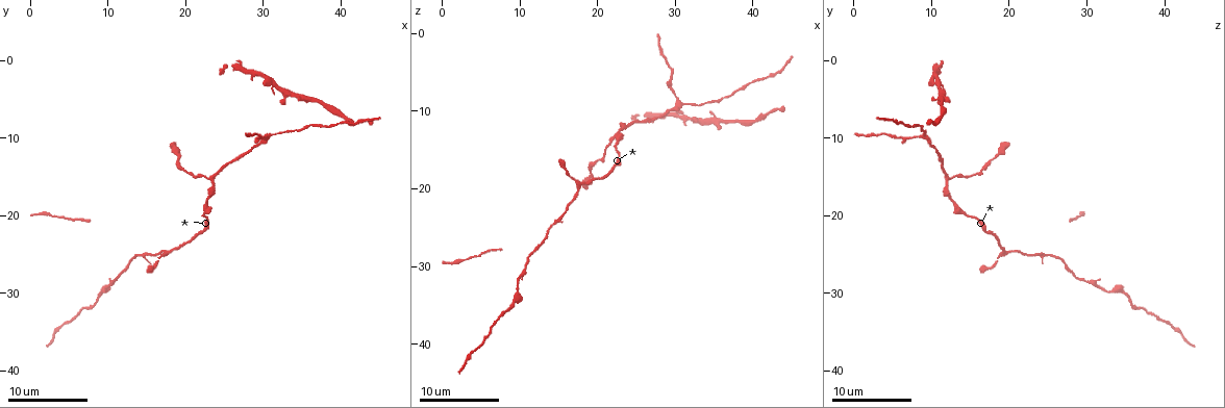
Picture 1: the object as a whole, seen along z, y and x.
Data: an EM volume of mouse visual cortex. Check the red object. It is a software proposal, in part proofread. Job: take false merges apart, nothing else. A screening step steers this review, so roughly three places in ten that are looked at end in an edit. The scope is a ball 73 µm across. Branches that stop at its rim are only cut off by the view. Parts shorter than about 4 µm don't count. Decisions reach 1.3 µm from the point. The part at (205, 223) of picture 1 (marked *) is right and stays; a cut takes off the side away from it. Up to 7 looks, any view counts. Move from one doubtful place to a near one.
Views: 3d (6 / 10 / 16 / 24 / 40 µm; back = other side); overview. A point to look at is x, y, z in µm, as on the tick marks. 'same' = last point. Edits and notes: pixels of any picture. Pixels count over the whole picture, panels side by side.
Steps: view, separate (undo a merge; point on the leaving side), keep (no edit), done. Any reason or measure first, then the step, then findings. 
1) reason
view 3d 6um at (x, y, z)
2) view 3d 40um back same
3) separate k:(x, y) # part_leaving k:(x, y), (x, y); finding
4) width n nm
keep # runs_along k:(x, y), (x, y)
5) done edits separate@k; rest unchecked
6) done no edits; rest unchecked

three-way junction
view 3d 16um at (17.5, 24.5, 19.0)

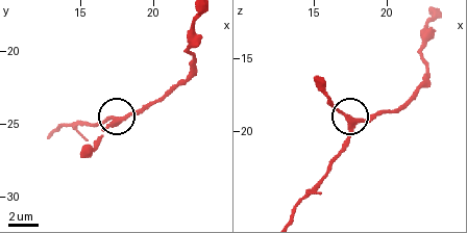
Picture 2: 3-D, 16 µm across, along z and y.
width 310 nm
keep # runs_along 2:(423, 78), (393, 110), (360, 119), (347, 118), (323, 94); one neuron here

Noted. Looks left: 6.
view 3d 16um at (13.0, 26.0, 26.5)

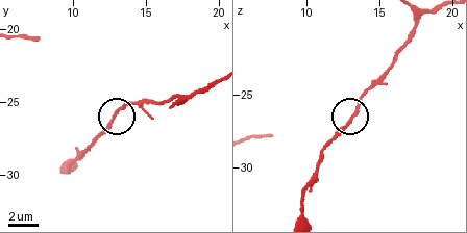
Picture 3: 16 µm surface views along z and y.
view 3d 6um at (13.0, 25.8, 26.8)

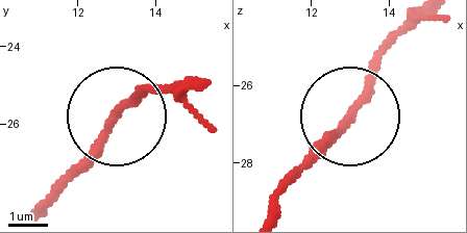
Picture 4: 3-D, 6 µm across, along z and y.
side_arm 16 um
keep # all the same neuron

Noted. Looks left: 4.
three-way junction
view 3d 16um at (30.5, 9.5, 9.0)

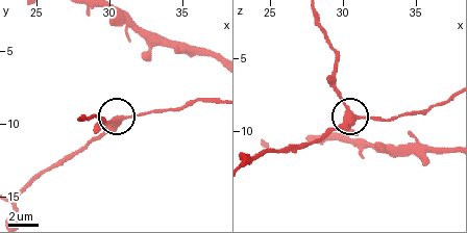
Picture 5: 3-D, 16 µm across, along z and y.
arms 3
keep # runs_along 5:(19, 198), (41, 175), (85, 149), (114, 118), (95, 123); all the same neuron

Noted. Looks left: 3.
done no edits; rest unchecked

